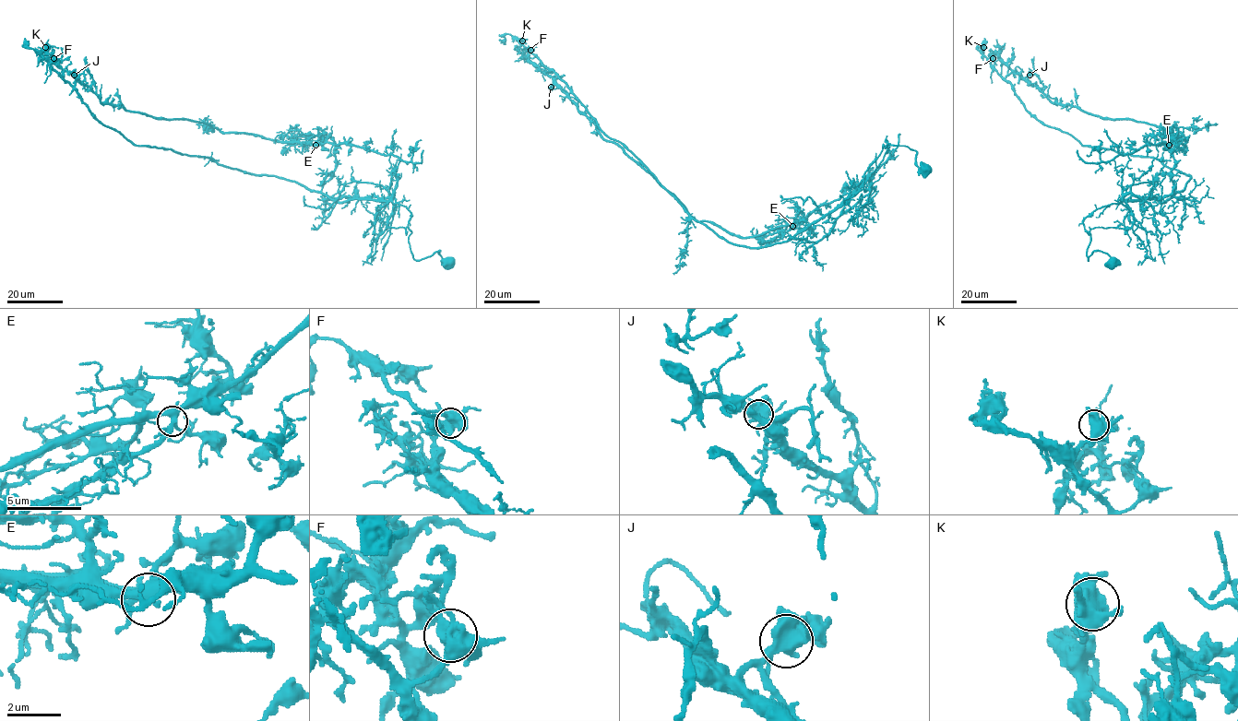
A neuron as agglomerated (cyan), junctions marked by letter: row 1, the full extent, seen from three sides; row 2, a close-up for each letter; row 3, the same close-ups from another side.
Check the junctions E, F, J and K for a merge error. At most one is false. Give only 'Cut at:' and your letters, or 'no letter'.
Cut at: F

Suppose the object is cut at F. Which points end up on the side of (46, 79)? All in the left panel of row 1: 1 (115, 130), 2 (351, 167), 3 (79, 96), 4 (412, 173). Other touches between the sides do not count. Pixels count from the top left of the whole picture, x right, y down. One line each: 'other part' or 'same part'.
1: same part
2: same part
3: same part
4: other part

